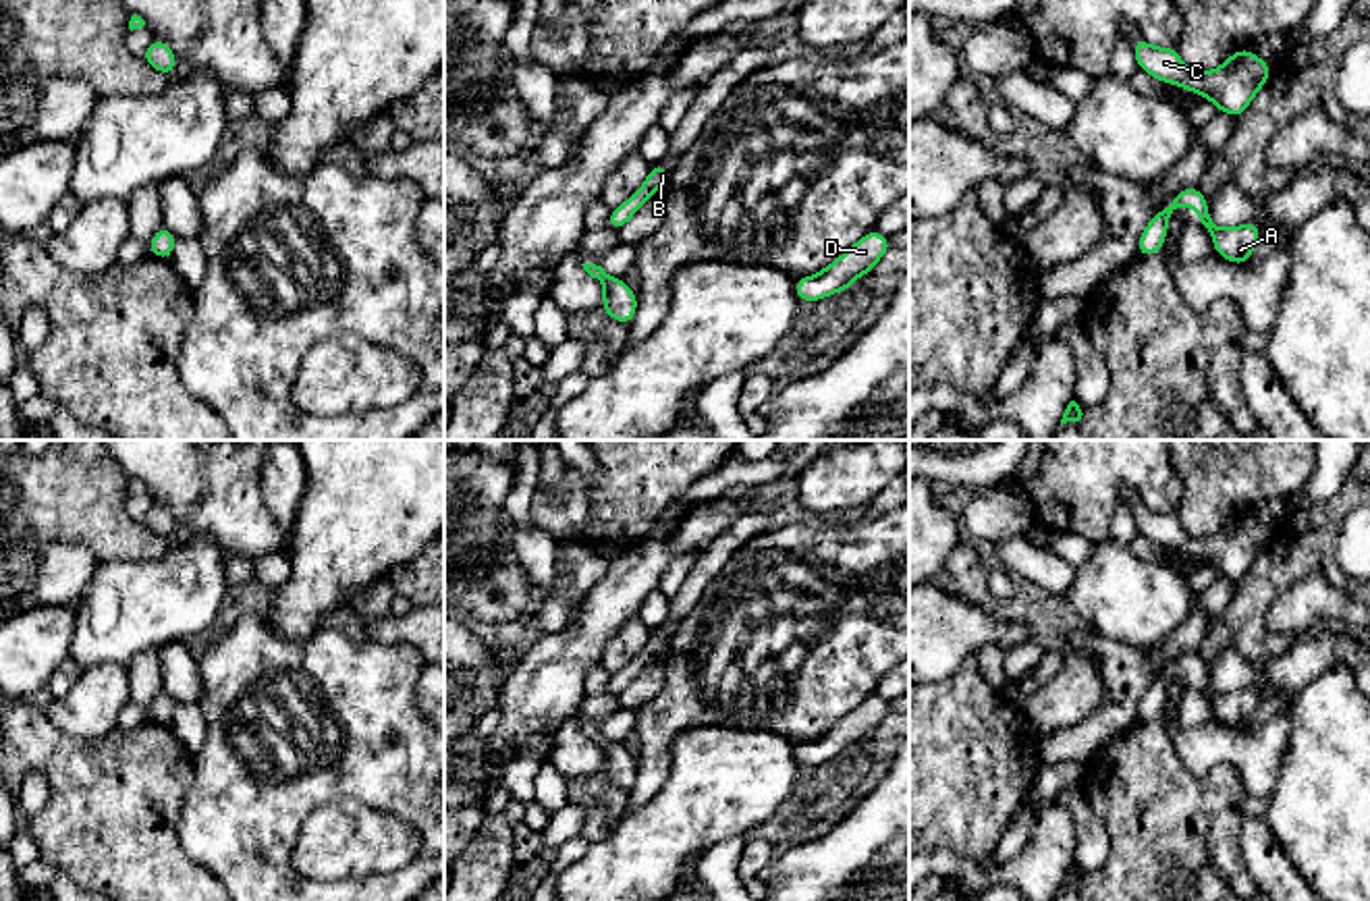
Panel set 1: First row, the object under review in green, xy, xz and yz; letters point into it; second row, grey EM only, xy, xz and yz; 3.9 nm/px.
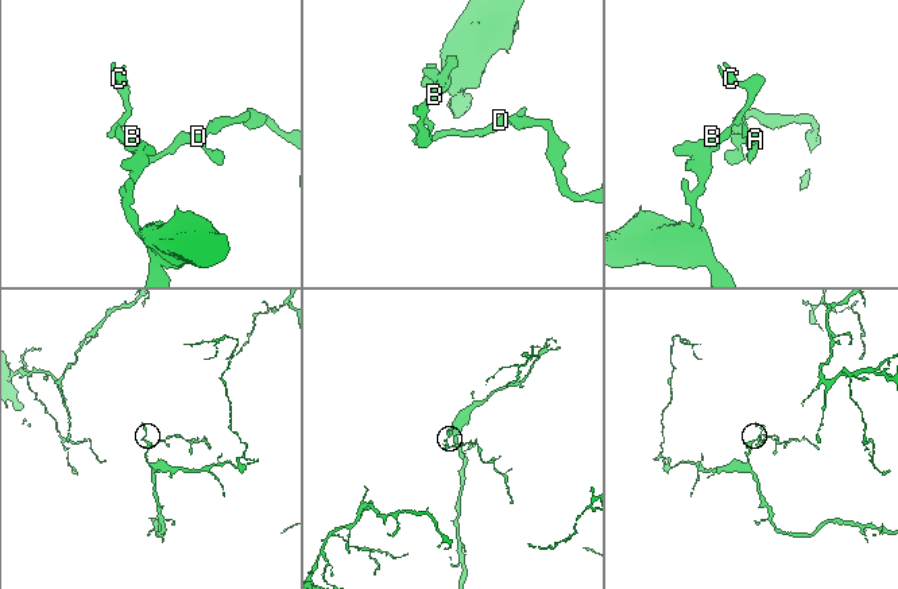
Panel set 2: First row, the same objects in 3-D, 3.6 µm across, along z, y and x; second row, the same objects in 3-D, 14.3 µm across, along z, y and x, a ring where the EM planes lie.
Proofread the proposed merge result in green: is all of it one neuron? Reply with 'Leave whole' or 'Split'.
Leave whole

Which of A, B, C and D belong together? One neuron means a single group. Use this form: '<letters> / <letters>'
A B C D

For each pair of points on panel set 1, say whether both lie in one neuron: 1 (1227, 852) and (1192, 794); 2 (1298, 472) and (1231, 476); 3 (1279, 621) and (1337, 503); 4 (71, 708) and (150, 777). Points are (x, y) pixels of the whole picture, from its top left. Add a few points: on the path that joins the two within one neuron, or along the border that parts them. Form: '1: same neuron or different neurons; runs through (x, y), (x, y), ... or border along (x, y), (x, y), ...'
1: different neurons; border along (1236, 804), (1217, 816), (1209, 839), (1221, 875)
2: same neuron; runs through (1281, 476), (1248, 476)
3: different neurons; border along (1348, 592), (1304, 576), (1267, 615)
4: different neurons; border along (55, 723), (88, 740), (98, 740), (115, 727)

